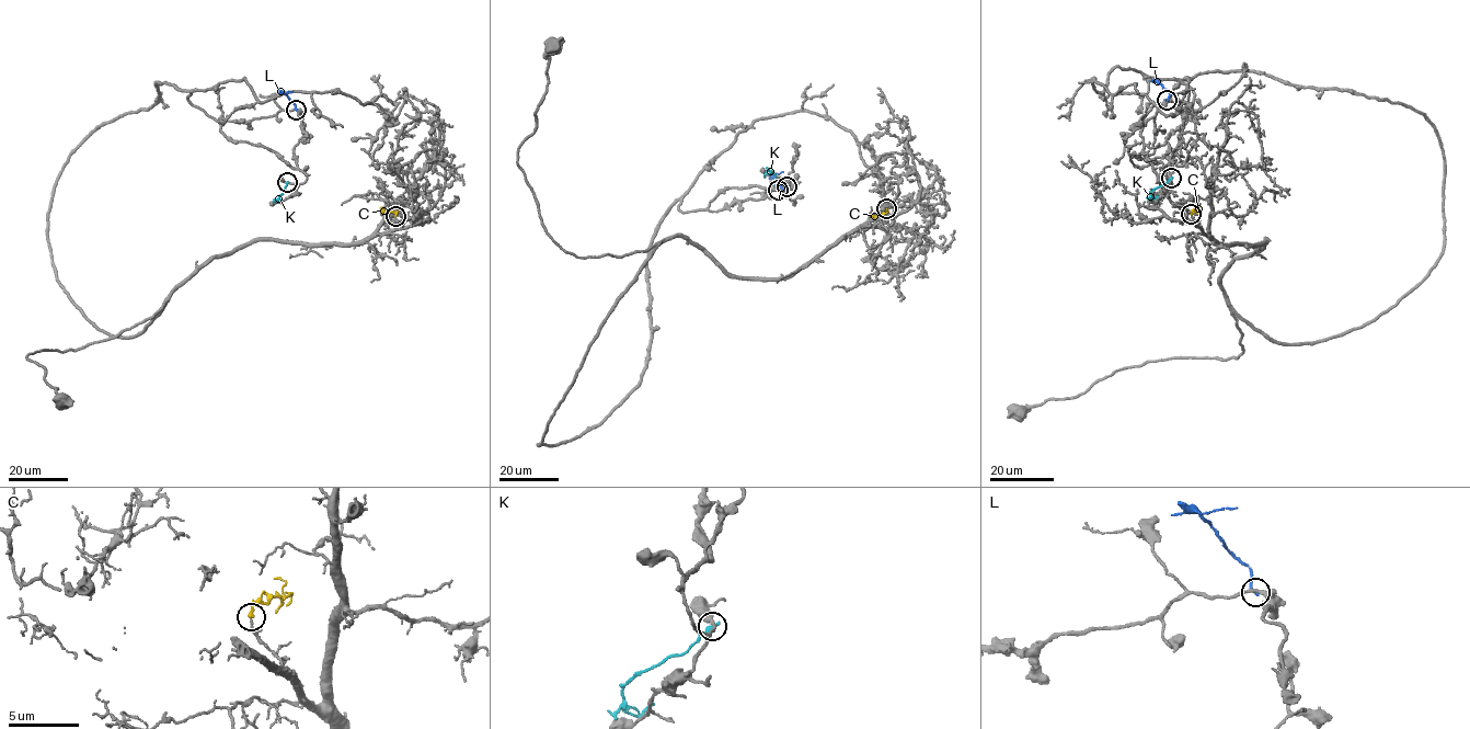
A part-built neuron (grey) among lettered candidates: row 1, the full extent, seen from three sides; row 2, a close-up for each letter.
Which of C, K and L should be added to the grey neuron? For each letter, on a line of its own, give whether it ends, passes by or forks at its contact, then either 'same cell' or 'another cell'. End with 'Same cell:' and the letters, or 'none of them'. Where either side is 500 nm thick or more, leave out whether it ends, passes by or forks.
C: it ends | same cell
K: it ends | another cell
L: it ends | another cell
Same cell: C

